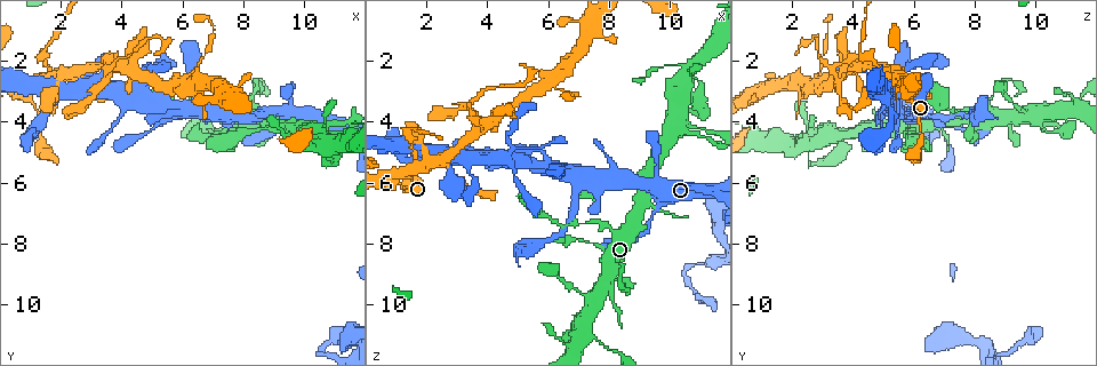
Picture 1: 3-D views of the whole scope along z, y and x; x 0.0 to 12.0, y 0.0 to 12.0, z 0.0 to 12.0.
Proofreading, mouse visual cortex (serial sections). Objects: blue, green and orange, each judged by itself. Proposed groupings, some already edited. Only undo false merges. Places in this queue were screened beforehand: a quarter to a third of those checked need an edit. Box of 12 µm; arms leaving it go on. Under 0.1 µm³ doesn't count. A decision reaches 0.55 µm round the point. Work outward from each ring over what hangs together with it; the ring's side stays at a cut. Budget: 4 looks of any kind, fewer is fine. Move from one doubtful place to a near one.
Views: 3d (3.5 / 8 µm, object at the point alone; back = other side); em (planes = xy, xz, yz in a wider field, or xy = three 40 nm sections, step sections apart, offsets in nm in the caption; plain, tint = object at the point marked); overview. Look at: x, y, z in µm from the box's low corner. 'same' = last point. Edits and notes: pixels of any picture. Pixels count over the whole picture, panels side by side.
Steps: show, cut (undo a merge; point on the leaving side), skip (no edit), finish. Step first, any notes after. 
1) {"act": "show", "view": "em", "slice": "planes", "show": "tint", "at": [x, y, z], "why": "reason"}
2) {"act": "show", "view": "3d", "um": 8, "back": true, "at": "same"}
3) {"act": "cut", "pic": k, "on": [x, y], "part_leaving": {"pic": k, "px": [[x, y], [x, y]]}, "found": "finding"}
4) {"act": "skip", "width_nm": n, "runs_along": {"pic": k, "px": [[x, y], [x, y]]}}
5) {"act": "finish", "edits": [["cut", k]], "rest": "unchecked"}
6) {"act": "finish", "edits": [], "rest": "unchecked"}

{"act": "show", "view": "3d", "um": 3.5, "at": [3.9, 2.2, 4.1], "why": "sharp bend"}

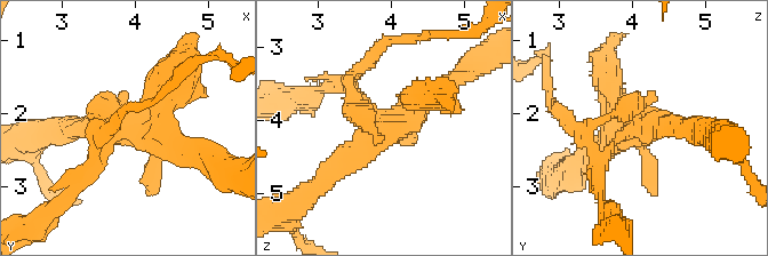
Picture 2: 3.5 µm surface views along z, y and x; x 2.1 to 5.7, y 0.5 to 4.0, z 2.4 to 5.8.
{"act": "cut", "pic": 2, "on": [575, 130], "part_leaving": {"pic": 2, "px": [[613, 144], [599, 165], [613, 224]]}, "found": "a second cell is stuck on"}

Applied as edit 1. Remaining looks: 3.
{"act": "show", "view": "3d", "um": 3.5, "at": [1.5, 2.1, 4.7], "why": "a narrow waist"}

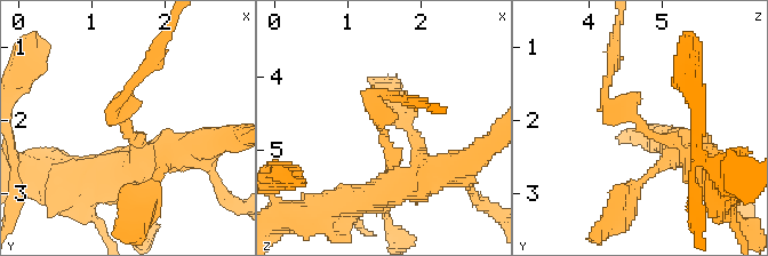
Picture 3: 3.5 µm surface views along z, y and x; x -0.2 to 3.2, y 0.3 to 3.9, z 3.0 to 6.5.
{"act": "show", "view": "em", "slice": "xy", "step": 1, "show": "tint", "at": [1.45, 2.05, 4.70], "arm_widths_nm": [150, 150], "why": "now the EM"}

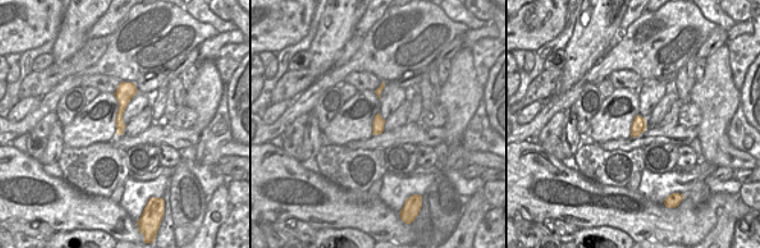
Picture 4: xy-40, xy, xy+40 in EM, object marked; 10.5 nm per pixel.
{"act": "cut", "pic": 3, "on": [113, 106], "width_nm": 120, "part_leaving": {"pic": 3, "px": [[121, 120], [121, 98], [160, 36]]}, "found": "two cells meet here"}

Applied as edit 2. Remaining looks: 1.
{"act": "finish", "edits": [["cut", 2], ["cut", 3]], "rest": "unchecked"}

